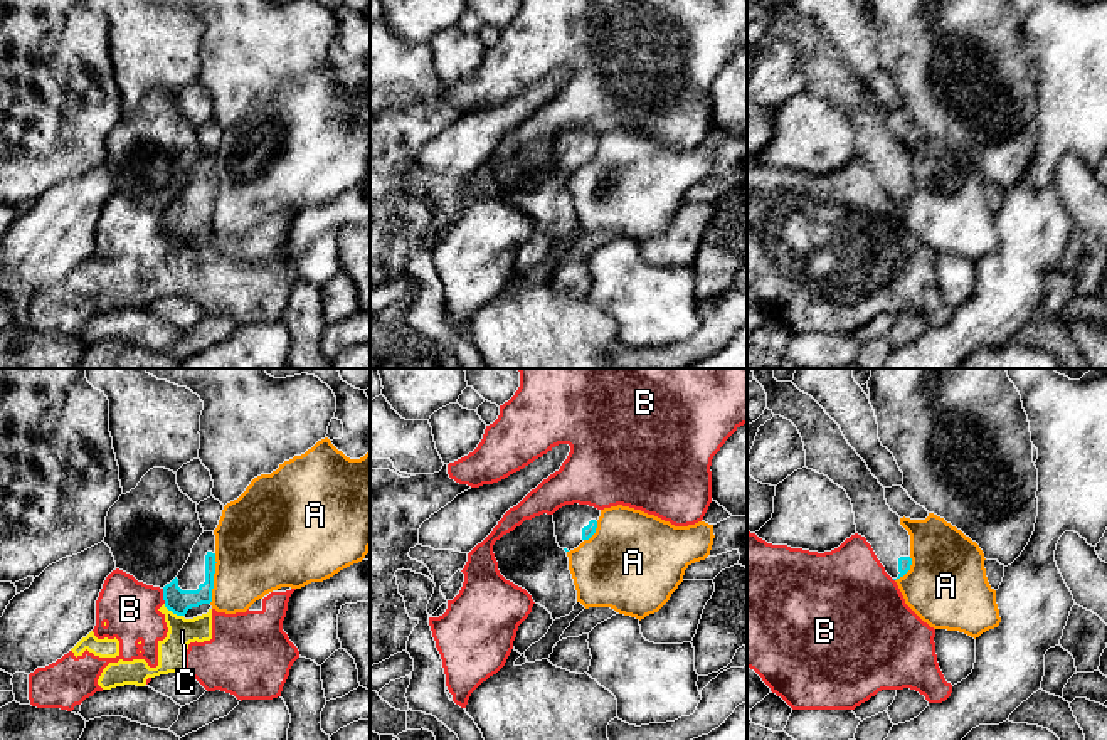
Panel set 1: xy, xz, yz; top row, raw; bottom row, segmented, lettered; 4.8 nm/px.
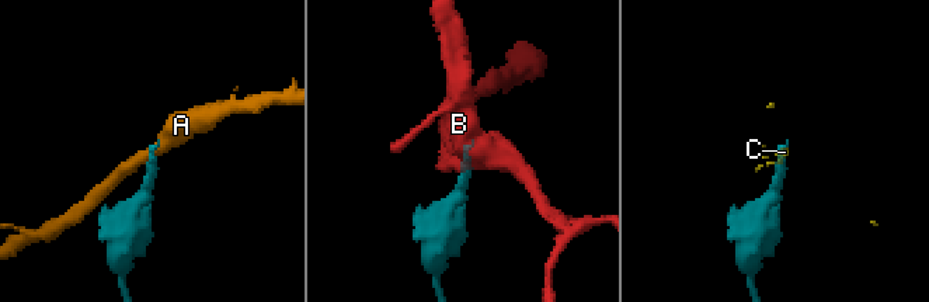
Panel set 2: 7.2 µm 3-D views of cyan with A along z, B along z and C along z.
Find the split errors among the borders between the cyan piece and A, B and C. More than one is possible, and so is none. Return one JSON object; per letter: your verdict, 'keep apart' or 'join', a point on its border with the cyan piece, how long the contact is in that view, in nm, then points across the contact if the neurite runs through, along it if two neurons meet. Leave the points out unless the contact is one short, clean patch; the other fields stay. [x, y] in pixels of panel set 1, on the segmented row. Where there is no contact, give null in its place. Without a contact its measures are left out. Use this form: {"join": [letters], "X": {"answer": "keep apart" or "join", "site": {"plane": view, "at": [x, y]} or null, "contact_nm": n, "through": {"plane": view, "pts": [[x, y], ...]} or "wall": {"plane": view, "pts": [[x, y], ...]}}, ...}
{"join": [], "A": {"answer": "keep apart", "site": {"plane": "xy", "at": [212, 579]}, "contact_nm": 240}, "B": {"answer": "keep apart", "site": {"plane": "xy", "at": [164, 596]}, "contact_nm": 70}, "C": {"answer": "keep apart", "site": {"plane": "xy", "at": [174, 613]}, "contact_nm": 110}}

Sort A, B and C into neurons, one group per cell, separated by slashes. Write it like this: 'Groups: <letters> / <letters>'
Groups: A / B C

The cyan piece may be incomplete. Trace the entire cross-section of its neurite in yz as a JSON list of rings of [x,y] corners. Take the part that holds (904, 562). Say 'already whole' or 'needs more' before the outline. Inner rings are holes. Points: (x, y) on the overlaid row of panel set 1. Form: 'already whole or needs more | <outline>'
needs more | [[[750,368],[767,394],[767,409],[791,420],[804,442],[806,468],[828,476],[851,500],[856,533],[871,545],[892,579],[912,565],[910,535],[890,510],[885,488],[845,439],[840,426],[792,382],[777,382],[774,368]]]

